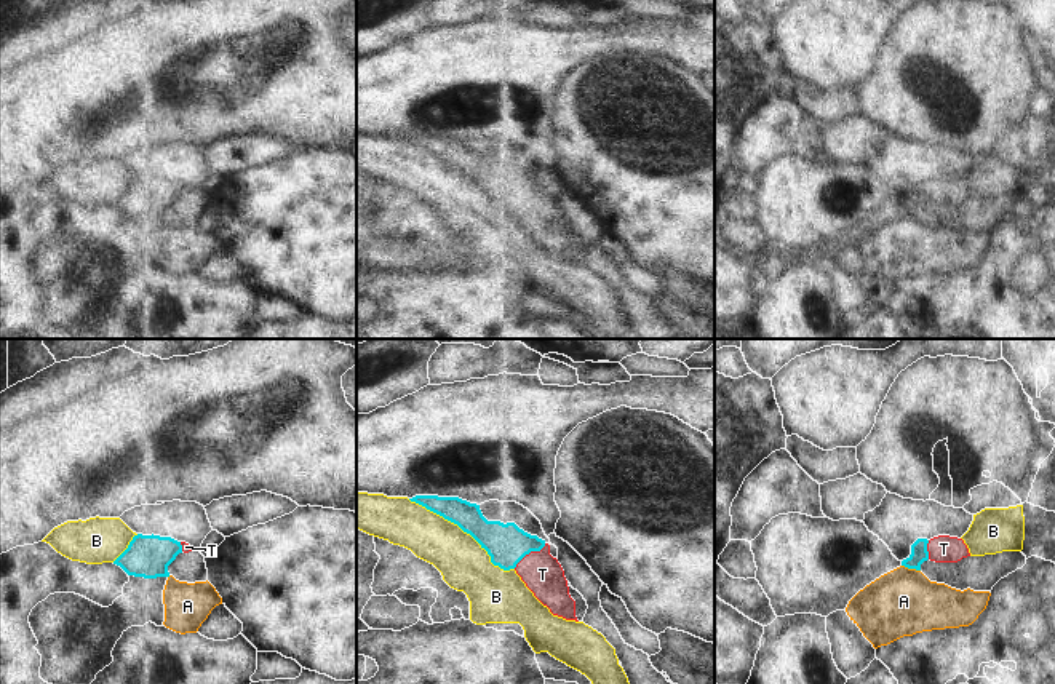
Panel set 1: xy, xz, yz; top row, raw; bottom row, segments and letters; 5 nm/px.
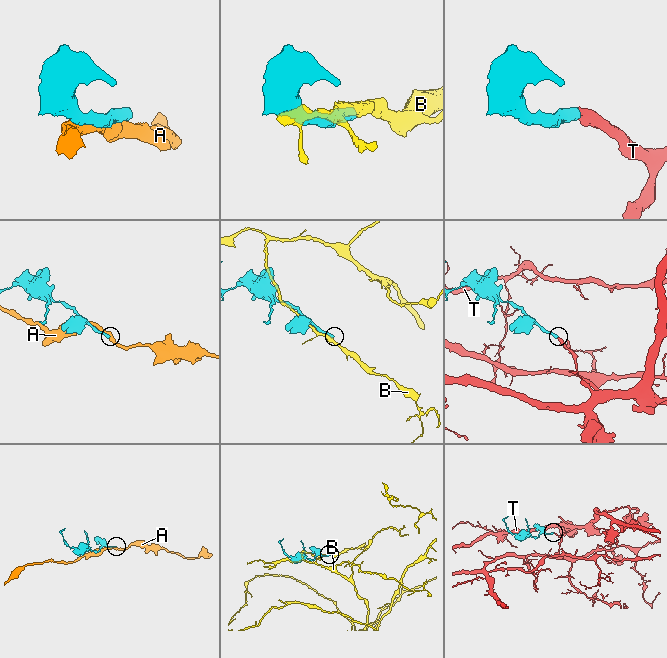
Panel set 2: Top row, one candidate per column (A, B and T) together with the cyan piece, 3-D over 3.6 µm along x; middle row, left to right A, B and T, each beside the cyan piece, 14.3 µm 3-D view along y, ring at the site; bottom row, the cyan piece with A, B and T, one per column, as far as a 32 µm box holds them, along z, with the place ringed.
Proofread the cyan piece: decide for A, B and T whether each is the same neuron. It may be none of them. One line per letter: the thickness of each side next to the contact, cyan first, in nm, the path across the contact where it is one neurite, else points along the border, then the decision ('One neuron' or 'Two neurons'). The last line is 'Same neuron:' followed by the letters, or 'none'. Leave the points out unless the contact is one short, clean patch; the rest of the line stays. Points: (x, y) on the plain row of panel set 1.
A: Thickness 90 nm (cyan) against 340 nm. Two neurons
B: Thickness 200 nm (cyan) against 240 nm. Two neurons
T: Thickness 200 nm (cyan) against 200 nm. Path across: xz (505, 186), (512, 190), (529, 194), (533, 205), (542, 216). One neuron
Same neuron: T

